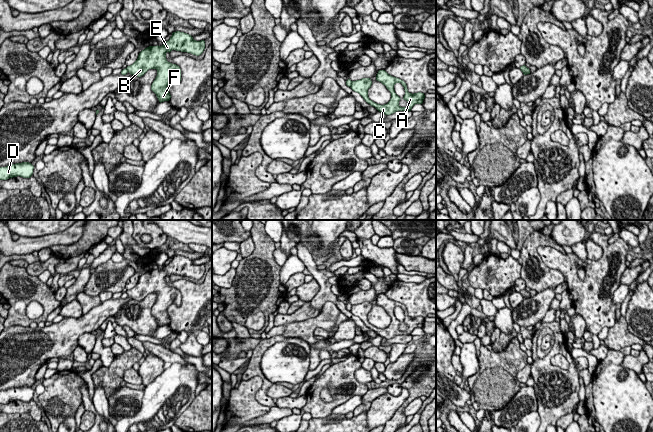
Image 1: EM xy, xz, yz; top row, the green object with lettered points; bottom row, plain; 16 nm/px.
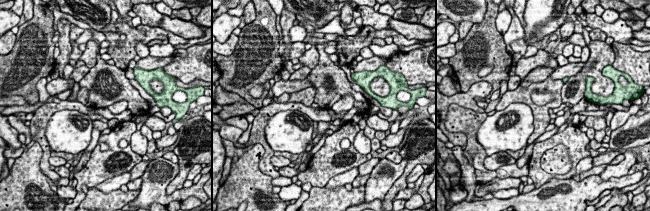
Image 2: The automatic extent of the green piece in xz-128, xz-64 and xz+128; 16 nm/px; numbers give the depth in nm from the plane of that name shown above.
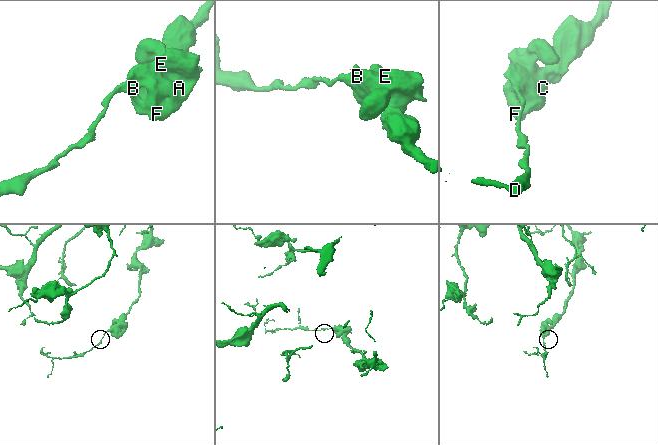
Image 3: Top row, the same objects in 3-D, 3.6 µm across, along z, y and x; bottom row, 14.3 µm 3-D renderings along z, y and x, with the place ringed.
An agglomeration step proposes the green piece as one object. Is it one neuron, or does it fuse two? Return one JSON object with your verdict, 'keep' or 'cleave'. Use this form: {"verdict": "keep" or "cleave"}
{"verdict": "cleave"}

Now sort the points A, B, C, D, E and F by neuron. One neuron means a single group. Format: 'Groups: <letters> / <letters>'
Groups: A B C E F / D

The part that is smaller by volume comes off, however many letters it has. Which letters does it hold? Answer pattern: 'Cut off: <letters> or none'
Cut off: D

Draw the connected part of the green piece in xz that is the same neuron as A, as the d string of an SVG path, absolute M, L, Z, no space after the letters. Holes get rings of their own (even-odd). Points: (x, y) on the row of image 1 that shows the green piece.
M385 70L378 71L376 75L376 80L381 82L383 85L385 85L386 88L391 93L391 99L387 104L380 105L369 99L368 89L372 85L372 81L370 78L362 78L360 80L352 81L351 89L359 93L368 104L375 107L382 114L391 115L397 111L411 111L412 107L415 104L423 103L423 100L425 98L424 93L421 93L421 92L414 93L414 94L409 93L407 89L407 85L403 80L389 75ZM396 83L401 83L402 86L404 87L405 95L403 99L408 102L408 105L406 107L401 107L399 105L399 101L401 99L395 93L395 90L394 90L394 85Z

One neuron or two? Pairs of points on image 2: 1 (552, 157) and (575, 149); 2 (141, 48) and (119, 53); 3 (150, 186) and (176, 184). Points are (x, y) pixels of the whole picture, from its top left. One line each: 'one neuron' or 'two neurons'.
1: two neurons
2: two neurons
3: two neurons

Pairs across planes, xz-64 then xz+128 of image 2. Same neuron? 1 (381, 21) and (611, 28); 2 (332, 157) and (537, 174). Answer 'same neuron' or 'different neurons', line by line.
1: same neuron
2: same neuron

